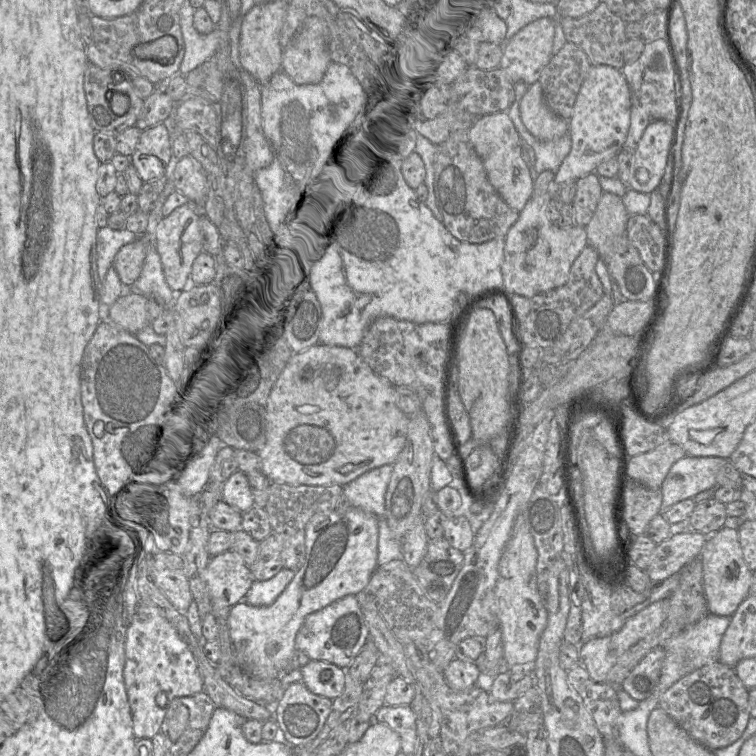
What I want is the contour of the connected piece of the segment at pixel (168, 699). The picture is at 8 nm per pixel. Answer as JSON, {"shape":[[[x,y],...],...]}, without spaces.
{"shape":[[[144,605],[127,641],[124,683],[137,739],[152,739],[160,732],[171,702],[203,691],[204,683],[192,651],[154,605]]]}

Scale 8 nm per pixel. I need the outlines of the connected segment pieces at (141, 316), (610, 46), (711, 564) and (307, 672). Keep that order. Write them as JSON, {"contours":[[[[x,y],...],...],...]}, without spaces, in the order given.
{"contours":[[[[140,293],[121,295],[109,306],[109,321],[136,335],[151,325],[147,313],[147,296]]],[[[602,1],[591,13],[581,18],[559,17],[568,42],[579,46],[588,56],[592,65],[609,65],[621,70],[625,65],[626,22],[614,14]]],[[[727,524],[707,537],[707,542],[698,557],[703,564],[703,589],[709,613],[731,617],[750,594],[753,573],[743,558],[737,526]]],[[[310,660],[300,671],[304,685],[318,696],[335,700],[344,691],[345,672],[332,663]]]]}

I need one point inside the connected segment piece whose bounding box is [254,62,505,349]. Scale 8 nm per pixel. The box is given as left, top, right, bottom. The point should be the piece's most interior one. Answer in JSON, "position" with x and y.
{"position":[334,197]}

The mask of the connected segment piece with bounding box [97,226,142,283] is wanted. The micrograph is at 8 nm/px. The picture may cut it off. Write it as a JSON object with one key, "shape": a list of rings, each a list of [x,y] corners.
{"shape":[[[99,228],[97,232],[97,272],[102,283],[108,269],[113,265],[115,255],[126,244],[136,241],[140,236],[127,229],[113,230]]]}

